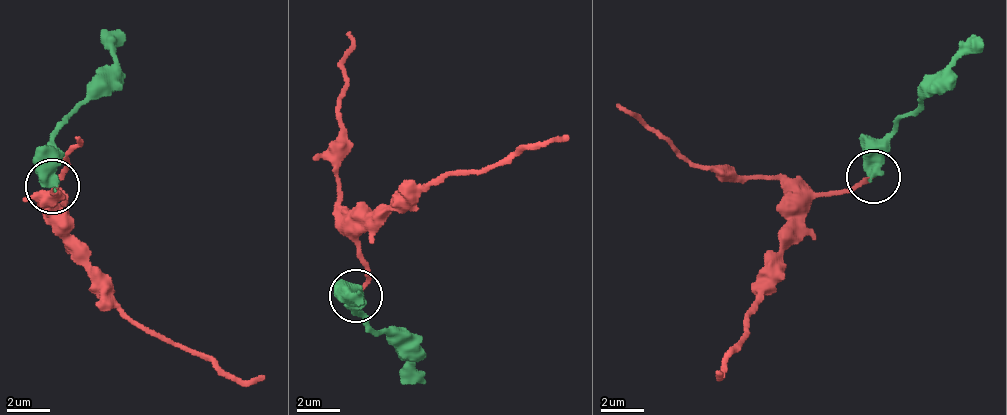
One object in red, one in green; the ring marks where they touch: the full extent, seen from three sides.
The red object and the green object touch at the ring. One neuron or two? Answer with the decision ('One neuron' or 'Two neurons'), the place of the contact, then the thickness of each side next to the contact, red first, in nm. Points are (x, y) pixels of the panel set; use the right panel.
One neuron. Place: (873, 177). Thickness 190 nm (red) against 650 nm

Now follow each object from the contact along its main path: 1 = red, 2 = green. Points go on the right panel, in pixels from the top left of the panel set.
1: (874, 178), (832, 190), (810, 205), (720, 373), (717, 370)
2: (874, 178), (874, 151), (926, 85), (984, 41)

